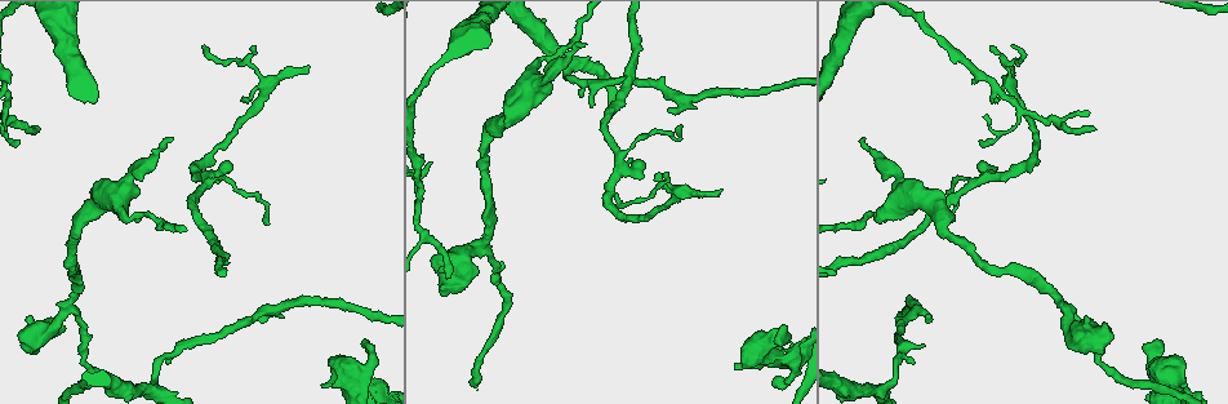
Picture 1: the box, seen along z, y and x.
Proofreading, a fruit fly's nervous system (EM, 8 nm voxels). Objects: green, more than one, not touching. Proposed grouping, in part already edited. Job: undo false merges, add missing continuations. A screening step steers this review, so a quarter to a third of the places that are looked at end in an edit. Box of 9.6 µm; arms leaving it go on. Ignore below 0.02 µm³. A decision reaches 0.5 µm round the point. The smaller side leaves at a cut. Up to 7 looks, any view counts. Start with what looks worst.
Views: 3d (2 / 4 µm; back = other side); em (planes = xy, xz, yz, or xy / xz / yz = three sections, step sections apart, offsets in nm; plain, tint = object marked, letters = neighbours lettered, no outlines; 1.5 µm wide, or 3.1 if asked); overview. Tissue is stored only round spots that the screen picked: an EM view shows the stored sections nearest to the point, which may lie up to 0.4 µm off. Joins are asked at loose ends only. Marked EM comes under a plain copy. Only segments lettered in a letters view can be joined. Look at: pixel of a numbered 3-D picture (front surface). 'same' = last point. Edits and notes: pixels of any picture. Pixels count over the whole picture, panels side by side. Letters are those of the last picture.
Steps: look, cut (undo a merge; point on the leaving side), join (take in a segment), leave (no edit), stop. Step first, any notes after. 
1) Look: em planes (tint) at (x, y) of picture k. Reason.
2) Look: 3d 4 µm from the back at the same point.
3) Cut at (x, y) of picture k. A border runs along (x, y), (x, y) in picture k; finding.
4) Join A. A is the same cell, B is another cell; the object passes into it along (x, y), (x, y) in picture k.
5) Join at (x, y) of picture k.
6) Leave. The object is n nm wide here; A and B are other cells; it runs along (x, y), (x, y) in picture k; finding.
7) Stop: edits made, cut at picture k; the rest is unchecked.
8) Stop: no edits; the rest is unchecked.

Look: em planes (tint) at (777, 341) of picture 1. Free end.

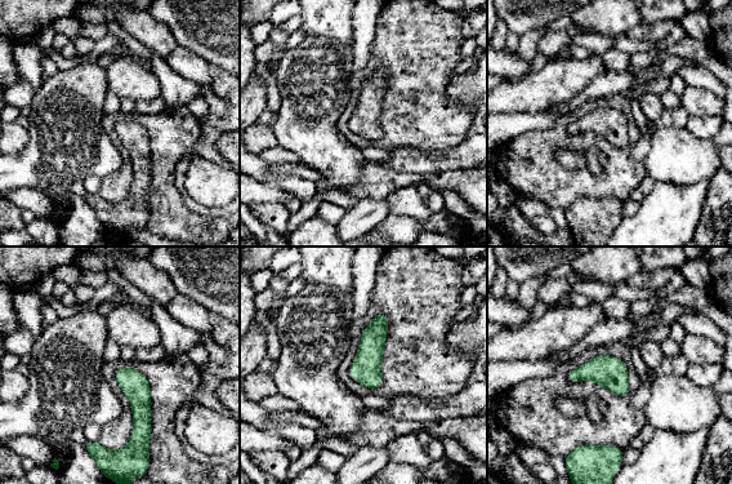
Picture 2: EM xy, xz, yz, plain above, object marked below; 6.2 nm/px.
Look: em planes (letters) at the same point.

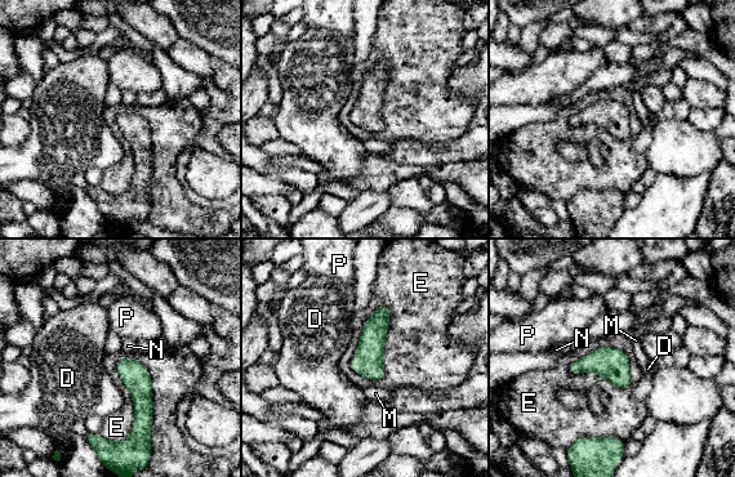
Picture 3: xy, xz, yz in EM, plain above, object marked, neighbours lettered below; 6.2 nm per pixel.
Leave. D, E, M, N and P are other cells; a border runs along (383, 304), (374, 382) in picture 3; no lettered segment goes on from it.

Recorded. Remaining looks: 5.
Look: em xz step 8 (letters) at (723, 190) of picture 1. An open end.

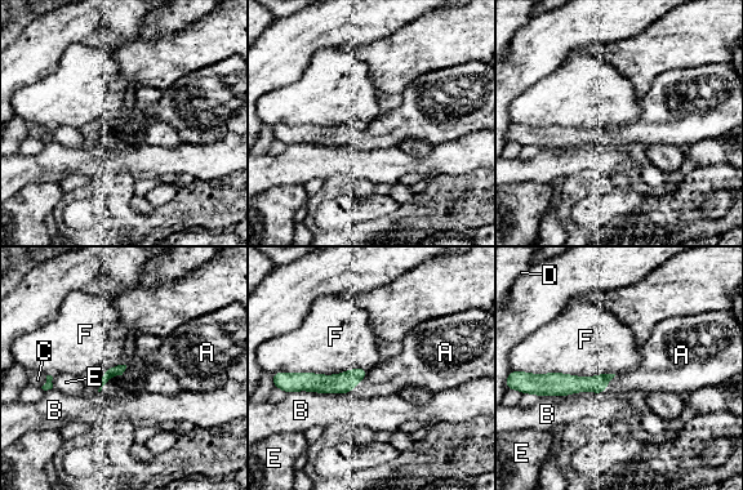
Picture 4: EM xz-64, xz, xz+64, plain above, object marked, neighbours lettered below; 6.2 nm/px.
Look: em planes (letters) at the same point. Another direction.

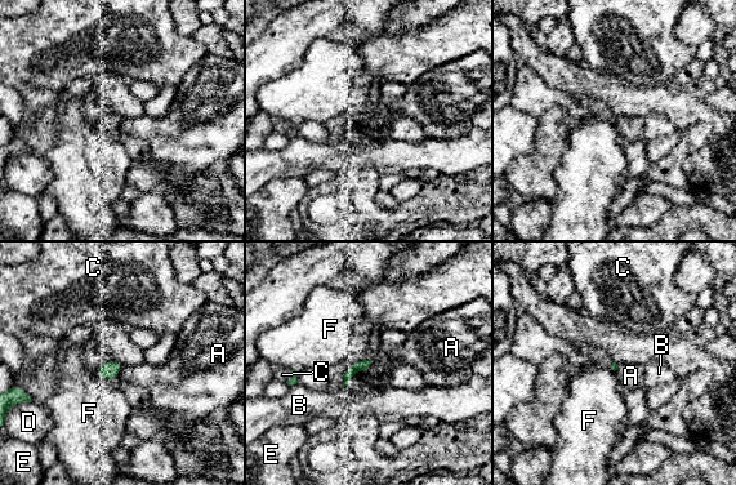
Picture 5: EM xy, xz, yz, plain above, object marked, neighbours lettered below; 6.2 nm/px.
Join A. A is the same cell, B, C, D, E and F are other cells; the neuron continues.

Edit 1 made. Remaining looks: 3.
Look: overview.

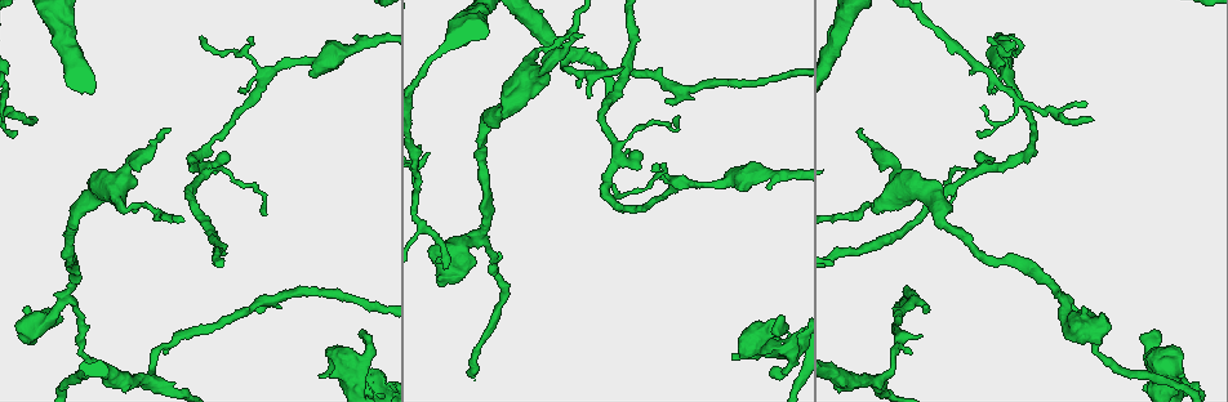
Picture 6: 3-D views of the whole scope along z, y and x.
Look: 3d 2 µm at (69, 298) of picture 6. Small branch off a trunk.

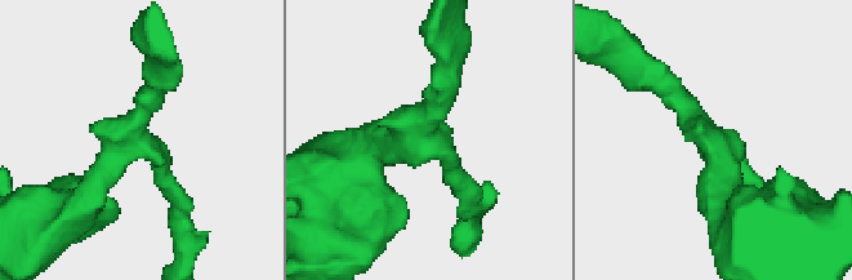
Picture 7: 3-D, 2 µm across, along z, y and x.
Look: em planes (letters) at (712, 144) of picture 7. 3 arms meet here; need the tissue.

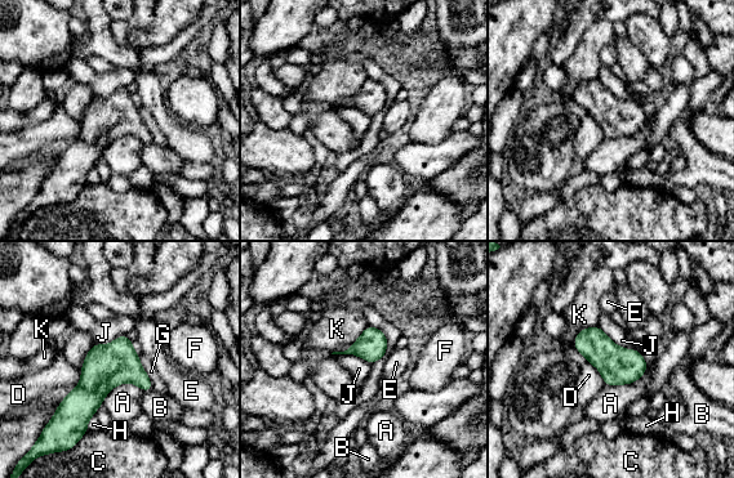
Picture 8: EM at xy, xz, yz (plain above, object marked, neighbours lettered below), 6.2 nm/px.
Leave. A, B, C, D, E, F, G, H, J and K are other cells; one neuron here.

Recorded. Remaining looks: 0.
Stop: edits made, join at picture 5; the rest is unchecked.

